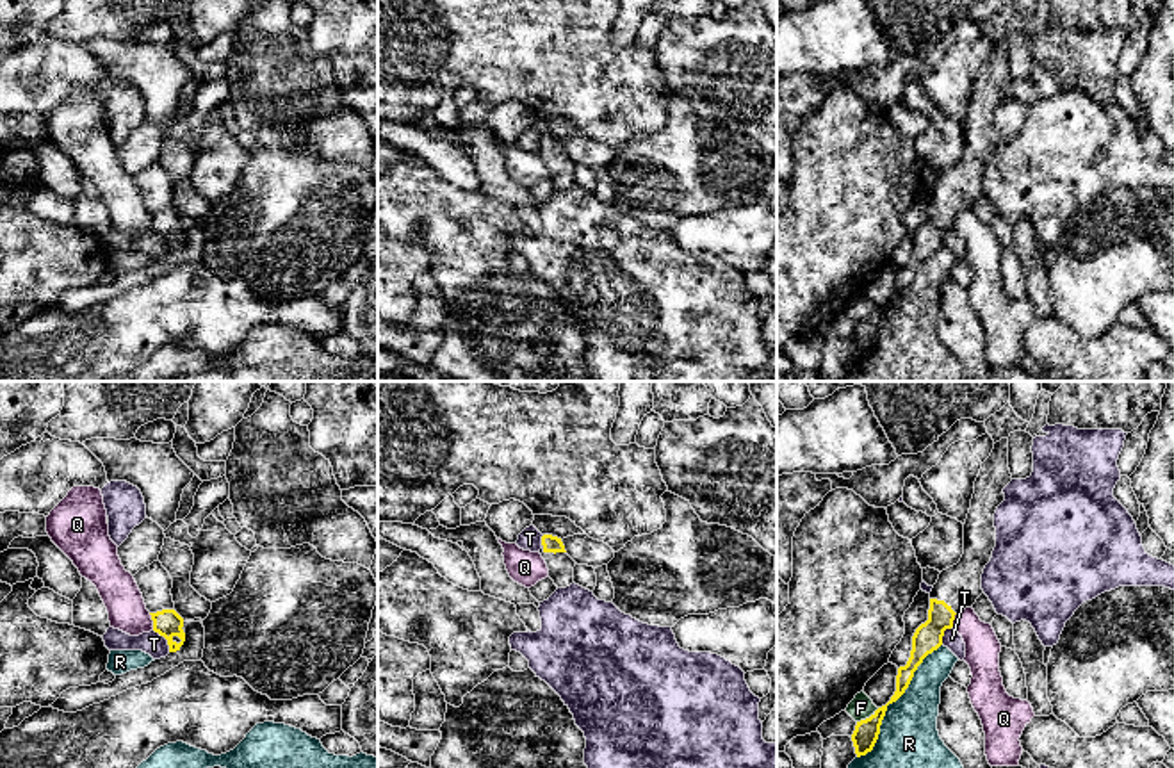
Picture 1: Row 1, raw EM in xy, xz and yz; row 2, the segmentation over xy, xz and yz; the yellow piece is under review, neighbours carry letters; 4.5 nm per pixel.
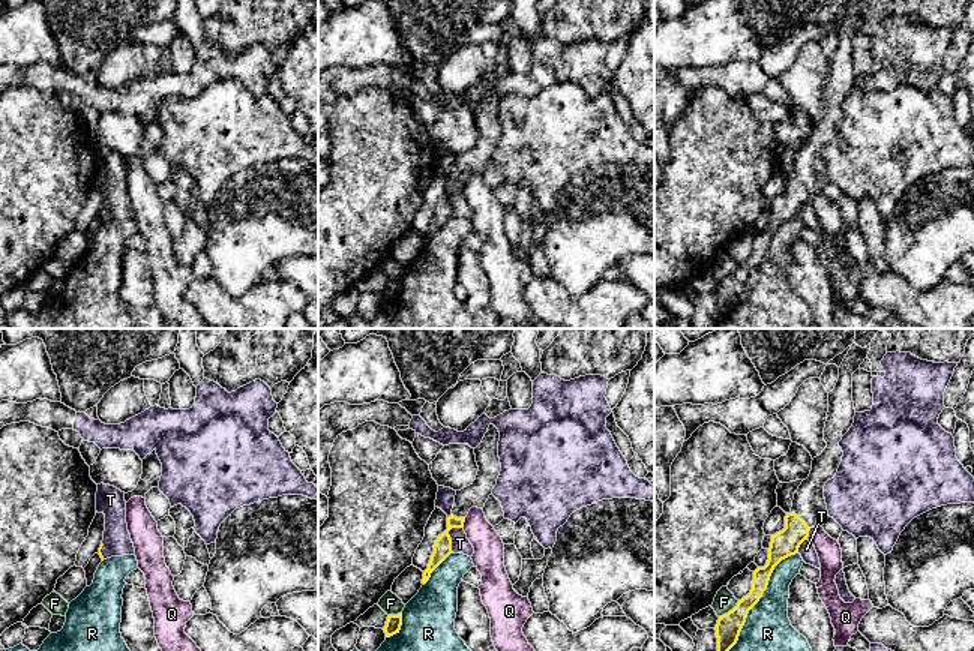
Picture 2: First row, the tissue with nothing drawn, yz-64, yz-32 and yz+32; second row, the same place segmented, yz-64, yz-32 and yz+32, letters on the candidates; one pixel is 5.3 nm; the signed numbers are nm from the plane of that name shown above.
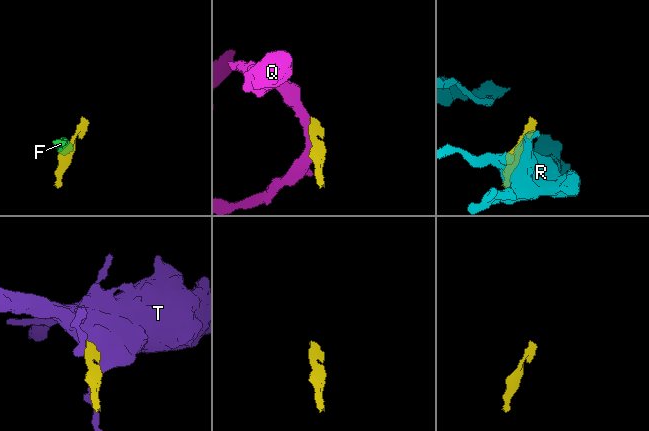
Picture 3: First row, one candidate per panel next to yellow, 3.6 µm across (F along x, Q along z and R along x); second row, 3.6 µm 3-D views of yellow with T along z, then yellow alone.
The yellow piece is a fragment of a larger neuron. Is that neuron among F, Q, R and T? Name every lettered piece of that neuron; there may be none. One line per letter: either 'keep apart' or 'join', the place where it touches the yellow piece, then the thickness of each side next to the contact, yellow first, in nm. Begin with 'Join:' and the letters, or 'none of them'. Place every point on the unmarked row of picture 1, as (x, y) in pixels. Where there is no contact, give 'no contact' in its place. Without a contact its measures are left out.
Join: none of them
F: keep apart | yz (870, 318) | 120/110 nm
Q: keep apart | xy (154, 223) | 120/180 nm
R: keep apart | yz (891, 303) | 120/320 nm
T: keep apart | xy (166, 239) | 120/100 nm

